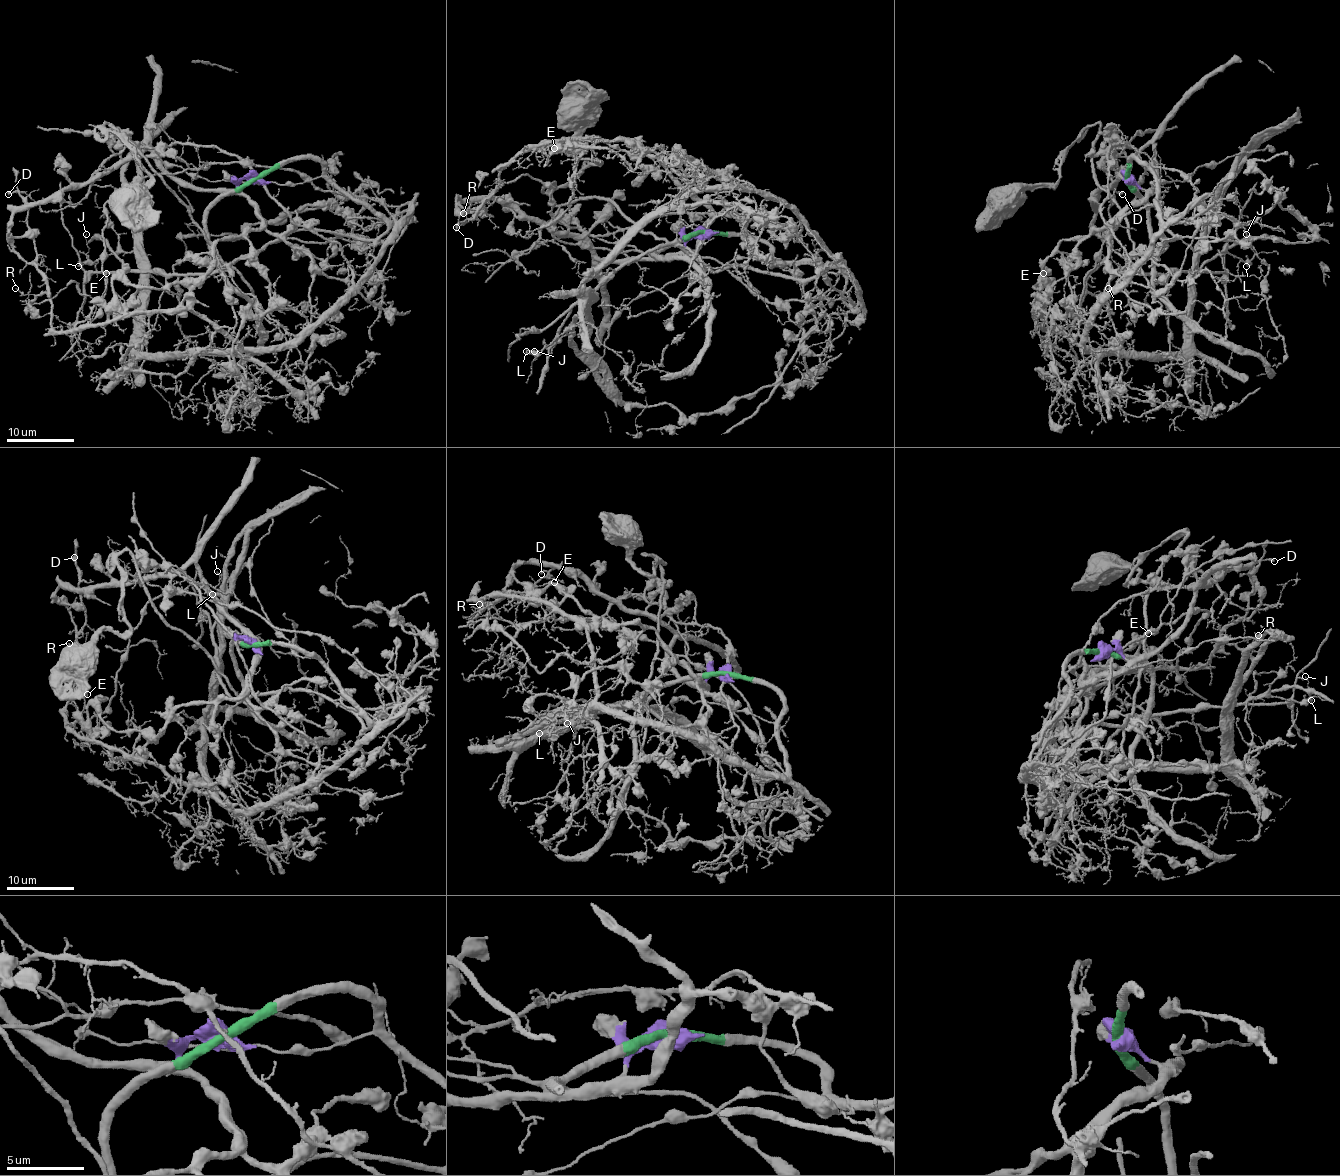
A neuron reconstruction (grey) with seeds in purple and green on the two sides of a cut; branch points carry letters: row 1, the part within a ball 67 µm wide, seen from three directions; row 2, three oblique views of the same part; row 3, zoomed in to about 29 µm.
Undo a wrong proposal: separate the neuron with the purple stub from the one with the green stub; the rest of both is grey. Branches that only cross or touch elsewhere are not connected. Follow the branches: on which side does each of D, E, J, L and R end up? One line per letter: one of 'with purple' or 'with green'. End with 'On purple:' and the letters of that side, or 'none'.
D: with purple
E: with purple
J: with green
L: with green
R: with purple
On purple: D, E, R

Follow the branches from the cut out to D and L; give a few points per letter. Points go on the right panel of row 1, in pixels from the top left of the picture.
D: (1127, 178), (1153, 188), (1151, 144), (1095, 198), (1093, 227), (1100, 236), (1112, 224), (1115, 191), (1122, 193)
L: (1127, 178), (1151, 222), (1153, 290), (1159, 297), (1137, 268), (1142, 273), (1197, 271), (1226, 253), (1246, 266)

